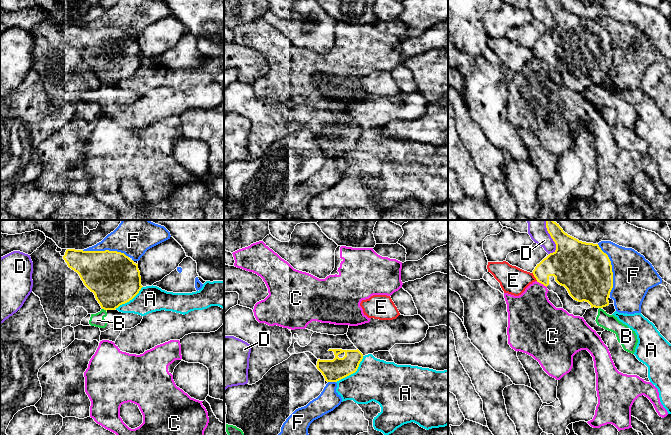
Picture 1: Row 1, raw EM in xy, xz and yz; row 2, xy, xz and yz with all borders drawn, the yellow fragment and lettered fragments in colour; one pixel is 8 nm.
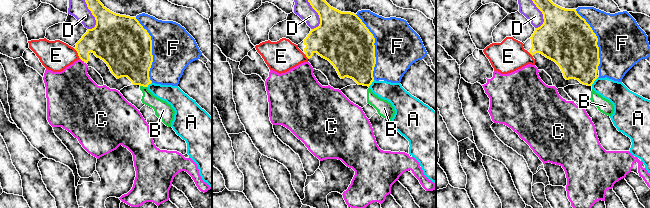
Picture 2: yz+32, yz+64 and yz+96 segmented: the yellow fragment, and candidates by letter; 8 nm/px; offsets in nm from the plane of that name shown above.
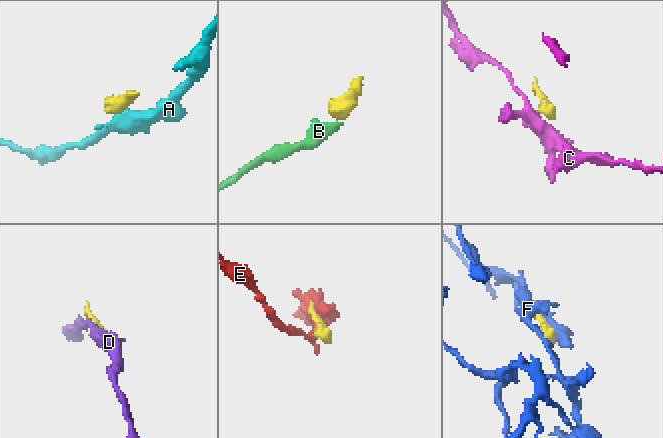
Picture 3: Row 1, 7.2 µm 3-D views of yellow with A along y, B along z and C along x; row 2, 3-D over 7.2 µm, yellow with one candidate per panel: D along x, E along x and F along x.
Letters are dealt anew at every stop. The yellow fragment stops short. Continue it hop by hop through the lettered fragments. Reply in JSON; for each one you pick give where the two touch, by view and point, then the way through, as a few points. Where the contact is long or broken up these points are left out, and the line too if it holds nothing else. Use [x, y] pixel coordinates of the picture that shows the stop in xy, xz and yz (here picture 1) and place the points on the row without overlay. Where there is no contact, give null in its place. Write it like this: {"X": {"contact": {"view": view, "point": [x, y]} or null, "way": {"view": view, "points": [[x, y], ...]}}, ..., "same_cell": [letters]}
{"same_cell": []}

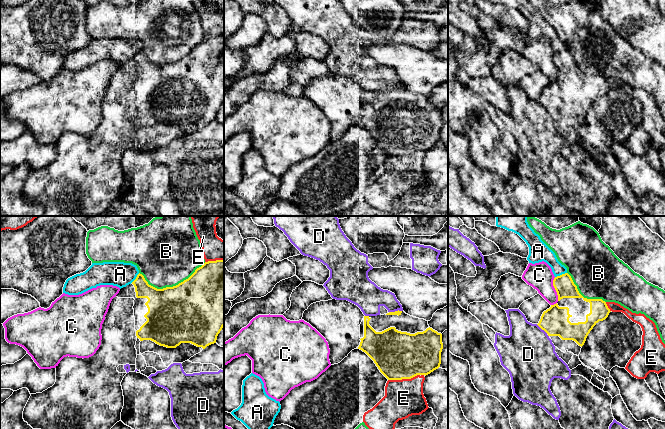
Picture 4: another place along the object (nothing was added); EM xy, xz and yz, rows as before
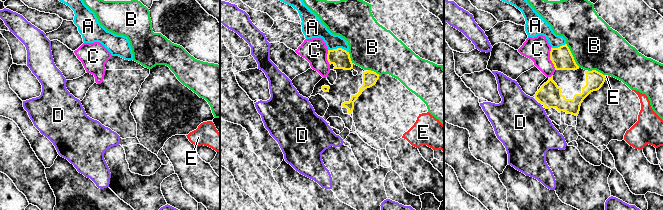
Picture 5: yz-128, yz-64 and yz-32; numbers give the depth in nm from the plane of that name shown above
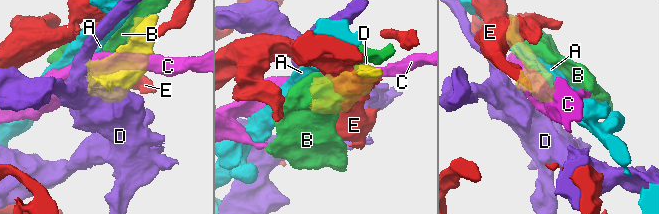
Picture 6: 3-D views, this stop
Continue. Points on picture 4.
{"same_cell": []}

